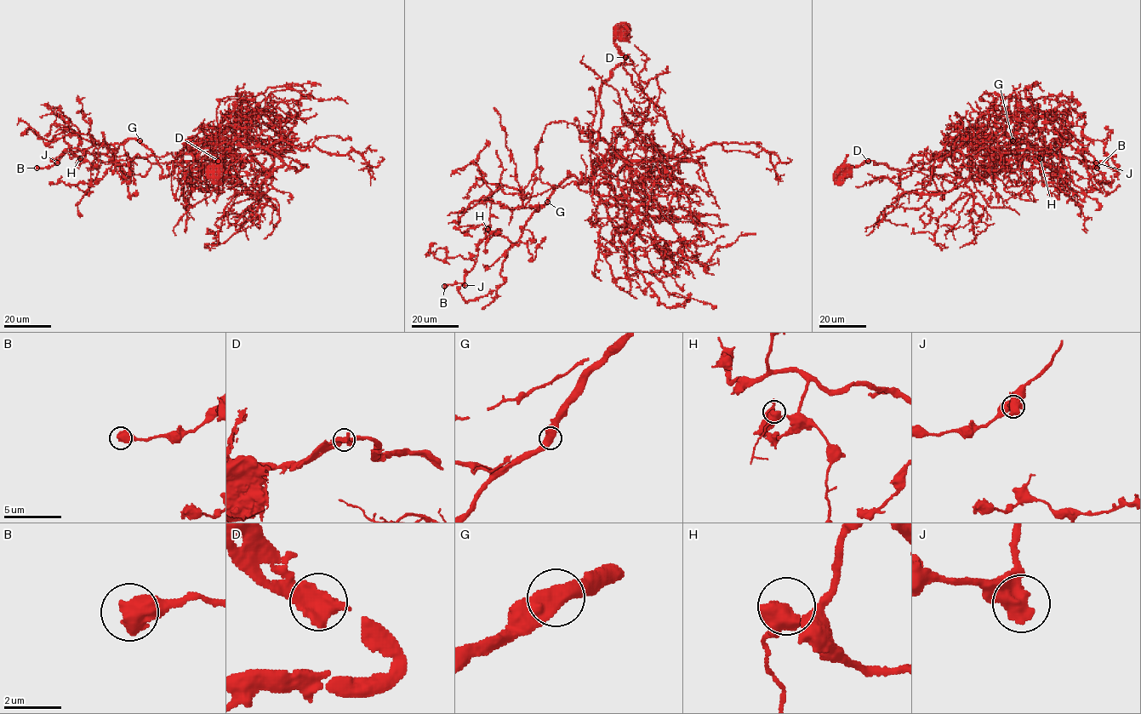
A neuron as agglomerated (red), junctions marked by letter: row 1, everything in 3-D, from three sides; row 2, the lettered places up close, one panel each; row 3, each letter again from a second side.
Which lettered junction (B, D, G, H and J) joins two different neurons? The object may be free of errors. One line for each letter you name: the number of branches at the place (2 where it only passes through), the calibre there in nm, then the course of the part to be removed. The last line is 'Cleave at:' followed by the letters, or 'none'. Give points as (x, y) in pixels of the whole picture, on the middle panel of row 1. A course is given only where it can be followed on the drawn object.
Cleave at: none

